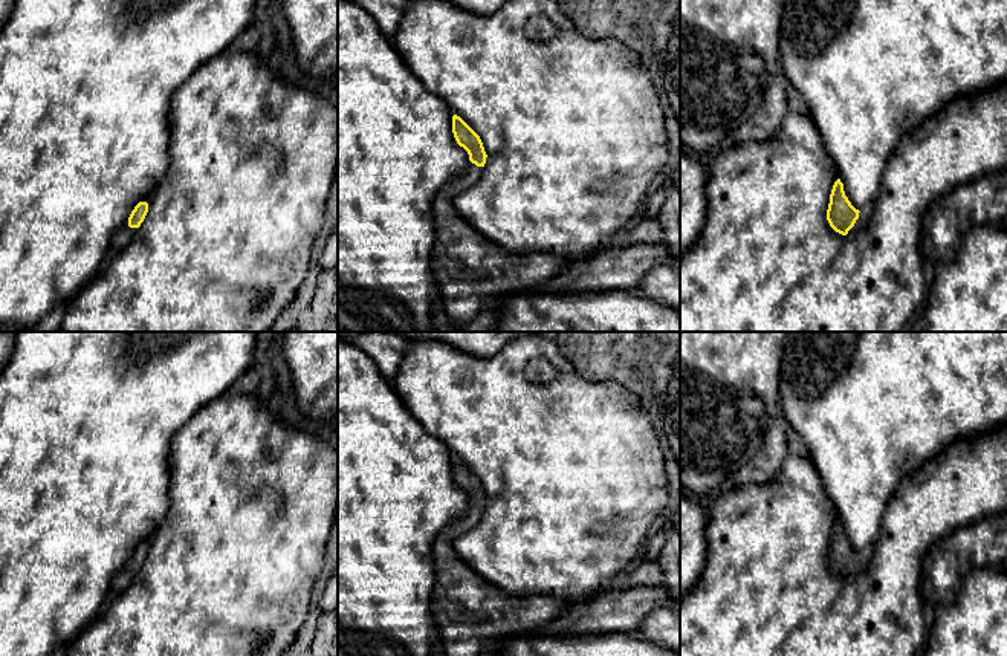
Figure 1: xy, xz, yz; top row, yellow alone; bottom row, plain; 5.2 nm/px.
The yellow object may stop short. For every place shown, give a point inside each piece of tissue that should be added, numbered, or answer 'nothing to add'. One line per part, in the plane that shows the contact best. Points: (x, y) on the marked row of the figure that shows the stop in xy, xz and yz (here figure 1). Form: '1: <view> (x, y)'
1: yz (865, 214)

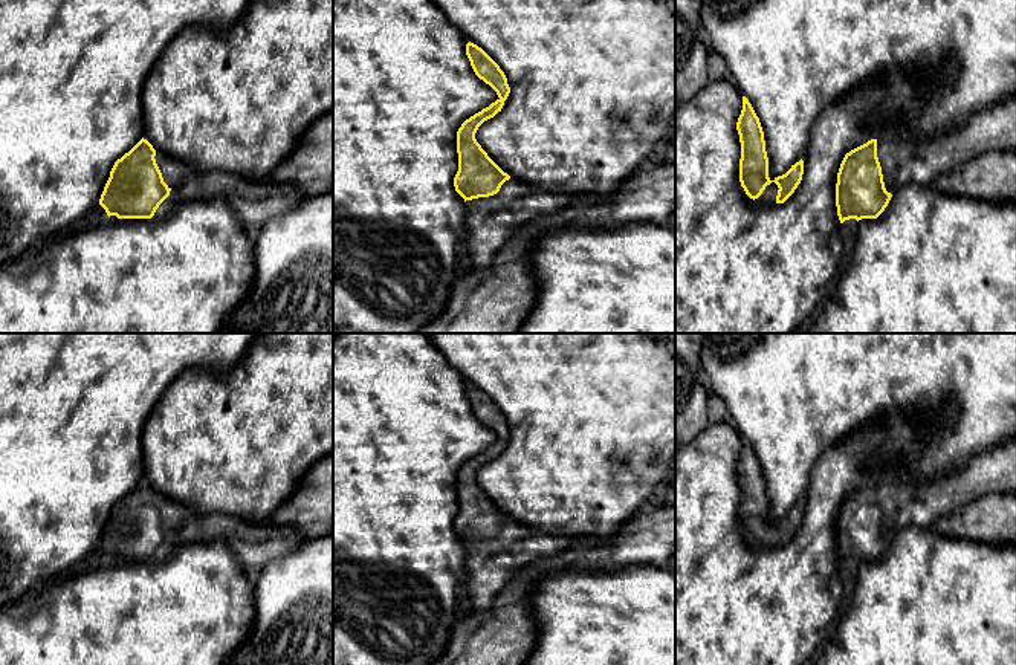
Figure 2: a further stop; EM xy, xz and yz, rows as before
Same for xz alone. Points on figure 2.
1: xz (492, 220)

